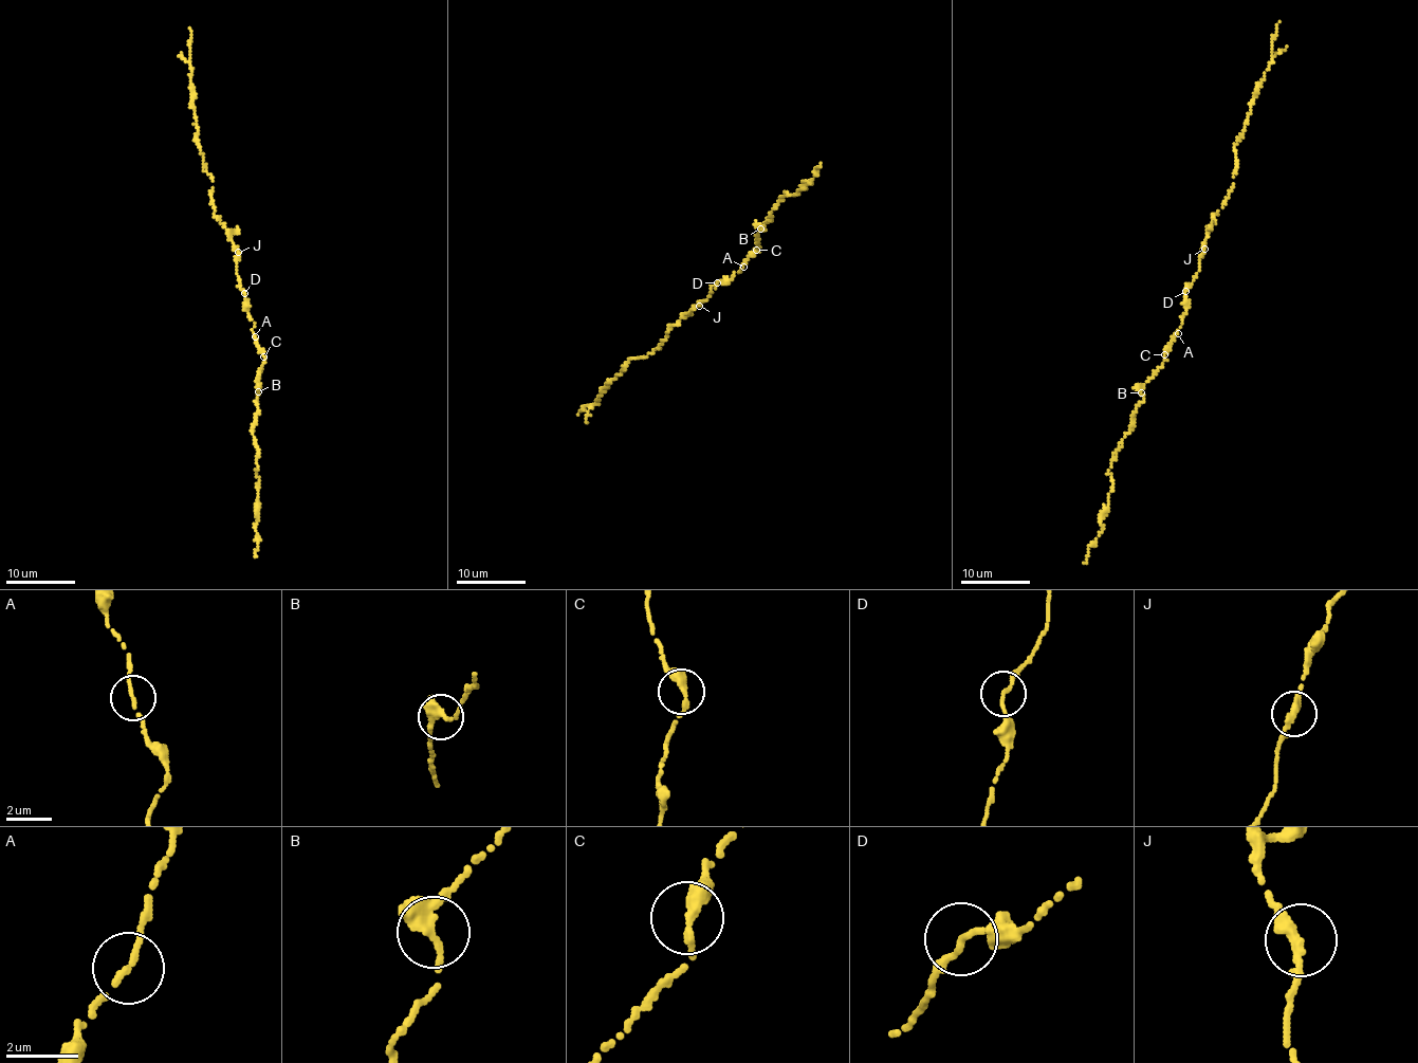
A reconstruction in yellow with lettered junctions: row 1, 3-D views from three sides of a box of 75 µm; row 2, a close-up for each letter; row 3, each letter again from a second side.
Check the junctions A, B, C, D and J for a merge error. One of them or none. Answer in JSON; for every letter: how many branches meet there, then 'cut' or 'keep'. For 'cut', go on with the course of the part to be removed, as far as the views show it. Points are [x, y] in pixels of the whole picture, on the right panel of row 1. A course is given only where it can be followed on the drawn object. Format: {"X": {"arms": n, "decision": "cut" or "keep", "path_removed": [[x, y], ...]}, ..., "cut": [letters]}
{"A": {"arms": 2, "decision": "keep"}, "B": {"arms": 2, "decision": "keep"}, "C": {"arms": 2, "decision": "keep"}, "D": {"arms": 2, "decision": "keep"}, "J": {"arms": 2, "decision": "keep"}, "cut": []}

